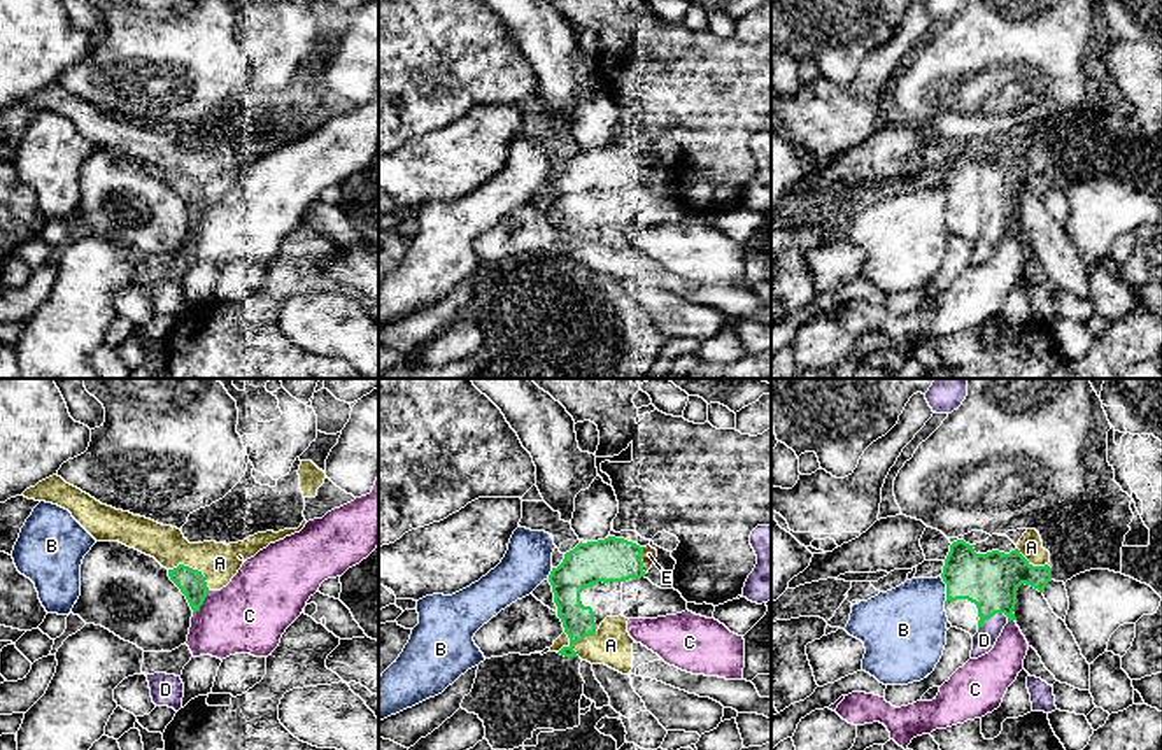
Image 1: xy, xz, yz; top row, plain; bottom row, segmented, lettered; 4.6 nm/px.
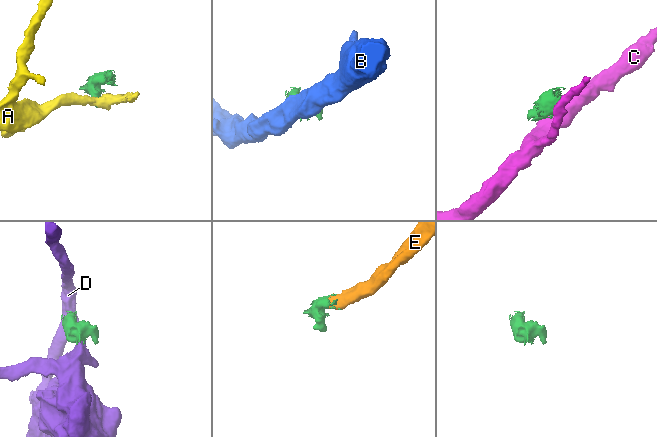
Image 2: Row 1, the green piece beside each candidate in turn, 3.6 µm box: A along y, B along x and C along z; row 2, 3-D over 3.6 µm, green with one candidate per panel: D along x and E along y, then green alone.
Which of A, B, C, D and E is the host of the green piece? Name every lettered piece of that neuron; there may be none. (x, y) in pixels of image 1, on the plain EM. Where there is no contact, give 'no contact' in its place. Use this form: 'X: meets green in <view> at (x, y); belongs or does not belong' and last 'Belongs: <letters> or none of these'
A: meets green in xz at (577, 249); does not belong
B: meets green in yz at (947, 200); does not belong
C: meets green in xy at (204, 207); does not belong
D: meets green in yz at (992, 223); does not belong
E: meets green in xz at (642, 169); belongs
Belongs: E

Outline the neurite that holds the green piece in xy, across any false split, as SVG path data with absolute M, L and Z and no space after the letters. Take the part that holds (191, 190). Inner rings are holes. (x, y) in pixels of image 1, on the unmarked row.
M179 172L177 175L168 177L168 184L186 203L193 221L196 221L209 200L209 195L202 179Z

